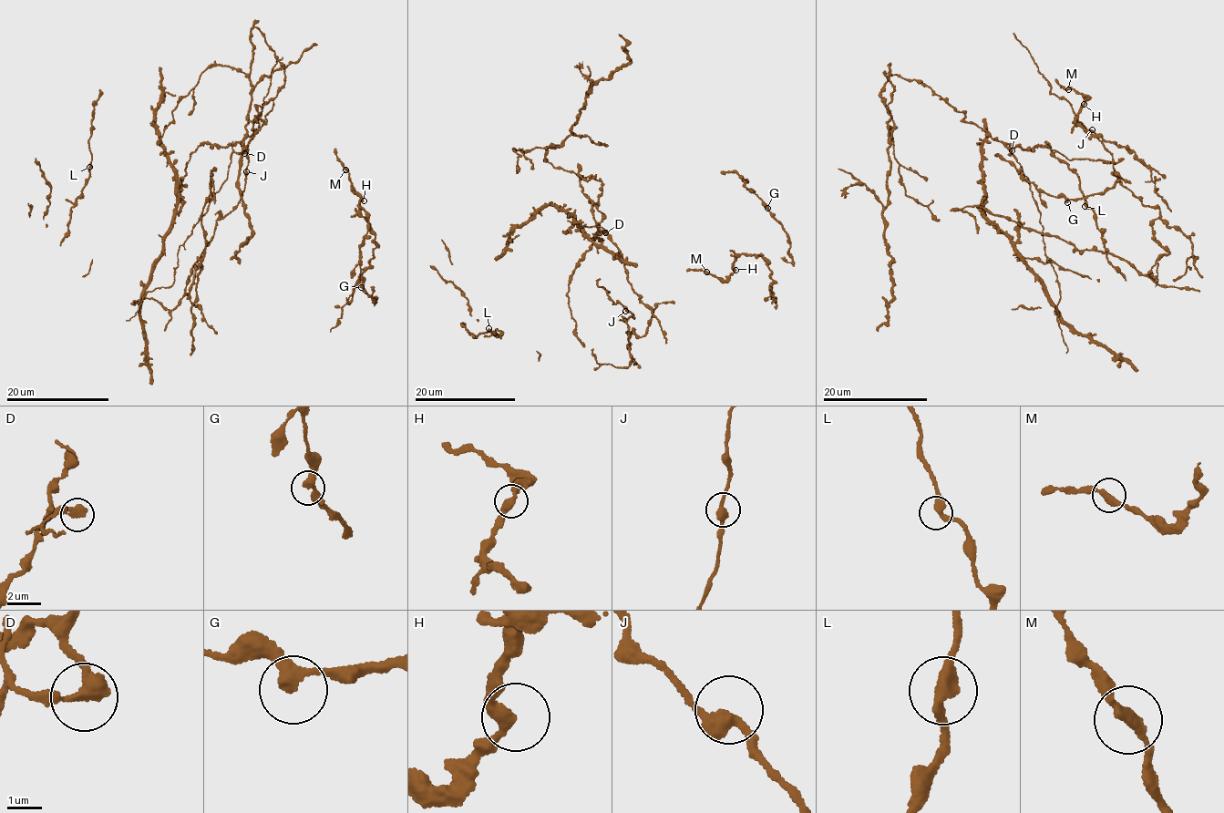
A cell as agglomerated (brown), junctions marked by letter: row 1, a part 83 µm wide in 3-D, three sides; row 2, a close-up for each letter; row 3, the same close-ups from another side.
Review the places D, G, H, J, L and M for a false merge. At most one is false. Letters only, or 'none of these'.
D

